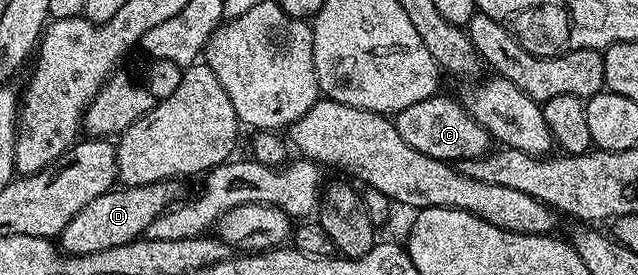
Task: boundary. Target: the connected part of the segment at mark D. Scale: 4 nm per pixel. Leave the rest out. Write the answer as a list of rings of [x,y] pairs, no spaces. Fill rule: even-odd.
[[[178,179],[158,180],[155,184],[142,184],[136,188],[123,186],[119,188],[120,192],[112,190],[101,194],[79,211],[62,231],[60,249],[68,255],[80,256],[110,250],[113,246],[140,239],[148,226],[180,199],[179,184]]]

